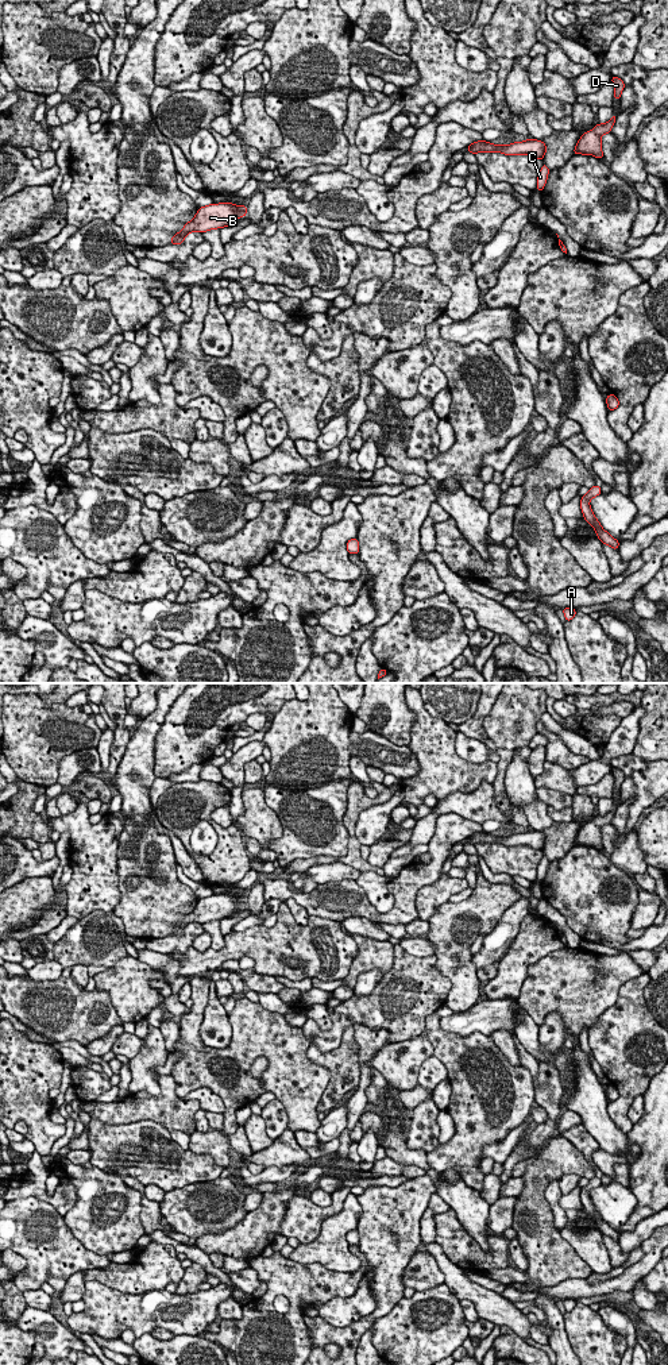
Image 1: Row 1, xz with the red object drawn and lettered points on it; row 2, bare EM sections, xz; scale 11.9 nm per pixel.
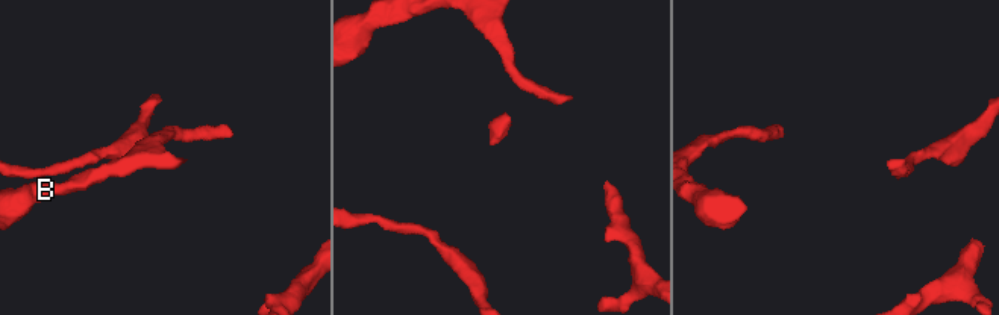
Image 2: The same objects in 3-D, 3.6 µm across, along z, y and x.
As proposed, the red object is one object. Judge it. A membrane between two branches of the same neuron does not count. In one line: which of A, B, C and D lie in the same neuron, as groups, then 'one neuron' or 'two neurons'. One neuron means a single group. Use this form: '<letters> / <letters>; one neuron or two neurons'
A B C D; one neuron

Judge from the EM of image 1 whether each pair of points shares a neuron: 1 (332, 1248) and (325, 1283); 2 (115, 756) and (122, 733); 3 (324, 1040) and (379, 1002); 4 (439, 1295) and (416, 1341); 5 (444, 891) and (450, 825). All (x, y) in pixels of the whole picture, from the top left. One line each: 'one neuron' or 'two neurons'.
1: two neurons
2: one neuron
3: one neuron
4: one neuron
5: two neurons

